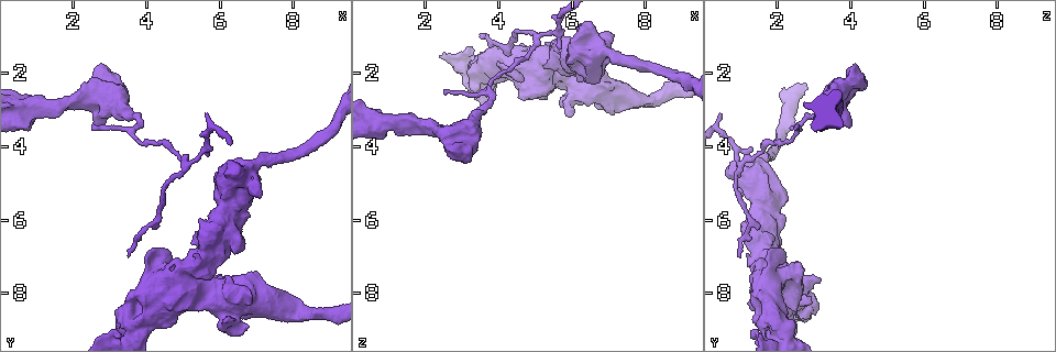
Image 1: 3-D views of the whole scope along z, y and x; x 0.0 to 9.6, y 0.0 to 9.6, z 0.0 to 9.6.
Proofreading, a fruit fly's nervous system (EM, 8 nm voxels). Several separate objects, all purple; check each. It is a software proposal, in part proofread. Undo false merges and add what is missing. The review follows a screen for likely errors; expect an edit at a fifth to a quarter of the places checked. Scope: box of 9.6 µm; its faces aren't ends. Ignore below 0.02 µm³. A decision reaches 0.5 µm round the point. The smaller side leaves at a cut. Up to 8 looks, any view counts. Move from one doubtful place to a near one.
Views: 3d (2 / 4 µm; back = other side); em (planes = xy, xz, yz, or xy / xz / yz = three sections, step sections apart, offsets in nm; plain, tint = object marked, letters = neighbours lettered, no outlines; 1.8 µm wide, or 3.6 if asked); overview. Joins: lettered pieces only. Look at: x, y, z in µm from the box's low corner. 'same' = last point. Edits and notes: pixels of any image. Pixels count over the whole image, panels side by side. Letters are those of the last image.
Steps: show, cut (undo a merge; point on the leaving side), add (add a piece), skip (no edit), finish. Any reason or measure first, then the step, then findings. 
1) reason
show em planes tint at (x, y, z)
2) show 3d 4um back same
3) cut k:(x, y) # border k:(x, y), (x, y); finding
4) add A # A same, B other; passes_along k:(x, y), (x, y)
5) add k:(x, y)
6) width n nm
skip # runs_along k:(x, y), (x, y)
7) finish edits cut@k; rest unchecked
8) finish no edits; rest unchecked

an open end
show em planes plain at (3.50, 6.95, 0.95)

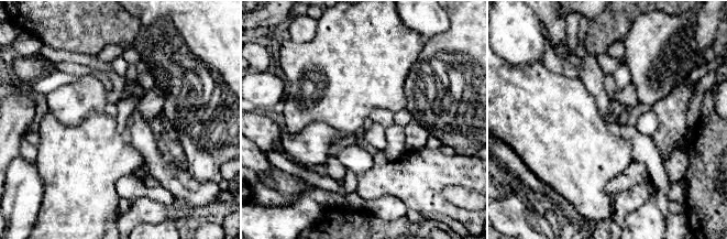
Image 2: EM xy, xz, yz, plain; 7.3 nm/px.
show em planes letters same

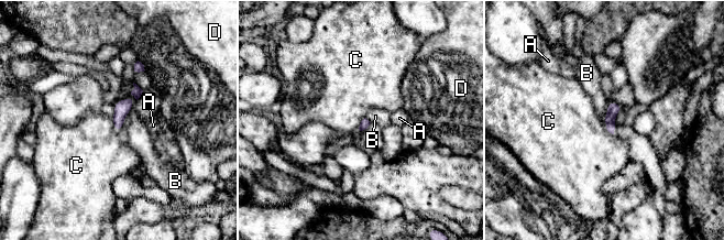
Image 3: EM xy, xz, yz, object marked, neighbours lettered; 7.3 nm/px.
width 70 nm
skip # A other, B other, C other, D other; border 3:(604, 116), (605, 128), (613, 134); no lettered piece goes on from it

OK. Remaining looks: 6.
abrupt turn
show 3d 2um at (3.65, 3.80, 2.45)

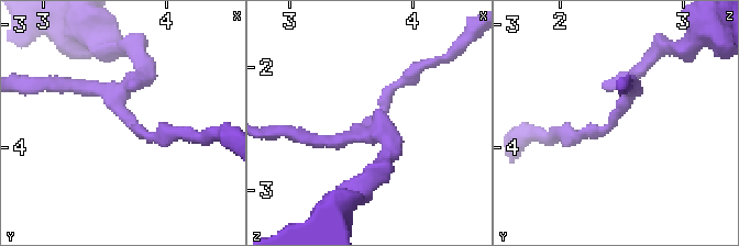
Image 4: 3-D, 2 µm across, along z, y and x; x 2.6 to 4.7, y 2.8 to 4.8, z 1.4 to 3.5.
now the EM
show em planes letters at (3.68, 3.78, 2.44)

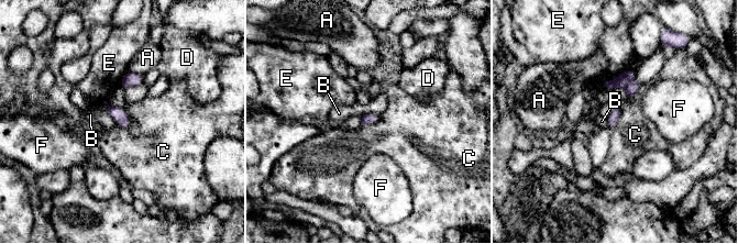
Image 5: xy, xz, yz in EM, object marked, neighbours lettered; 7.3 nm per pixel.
width 80 nm
cut 5:(632, 88) # A other, B other, C other, D other, E other, F other; border 5:(634, 79), (625, 88); a second neuron is stuck on

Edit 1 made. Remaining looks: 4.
narrows sharply
show em 3.6um xy step 4 letters at (4.95, 7.45, 2.05)

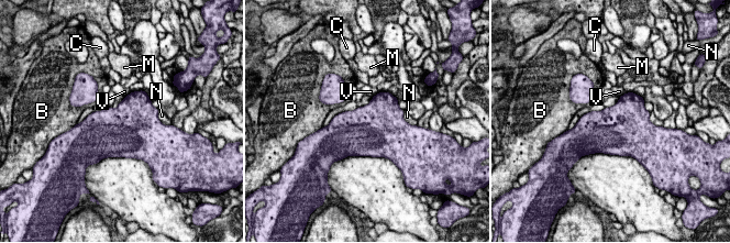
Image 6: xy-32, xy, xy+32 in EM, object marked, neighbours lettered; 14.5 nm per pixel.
skip # B other, C other, M other, N other, V other; continuous, no second neuron

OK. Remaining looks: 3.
finish edits cut@5; rest unchecked

